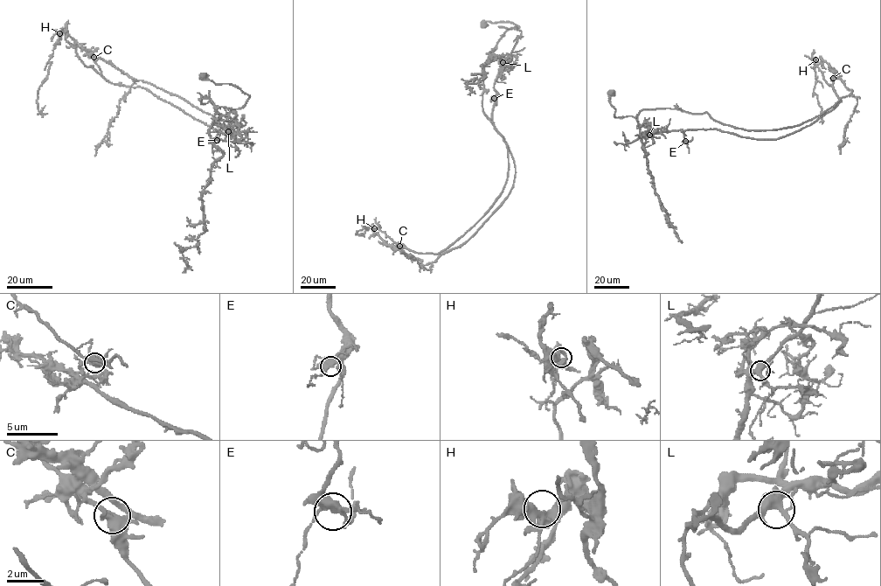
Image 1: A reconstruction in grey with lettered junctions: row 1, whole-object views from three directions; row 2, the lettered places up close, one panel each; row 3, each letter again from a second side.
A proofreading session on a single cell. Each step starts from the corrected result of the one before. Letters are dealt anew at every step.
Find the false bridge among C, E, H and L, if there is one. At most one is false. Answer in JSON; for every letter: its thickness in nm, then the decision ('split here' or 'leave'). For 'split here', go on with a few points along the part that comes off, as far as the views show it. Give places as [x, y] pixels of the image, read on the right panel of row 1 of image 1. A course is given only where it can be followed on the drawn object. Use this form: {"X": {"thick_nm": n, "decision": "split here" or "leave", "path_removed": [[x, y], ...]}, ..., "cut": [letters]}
{"C": {"thick_nm": 400, "decision": "split here", "path_removed": [[833, 78], [837, 105], [809, 125], [777, 139], [710, 129], [662, 131], [627, 143], [613, 141]]}, "E": {"thick_nm": 400, "decision": "leave"}, "H": {"thick_nm": 360, "decision": "leave"}, "L": {"thick_nm": 440, "decision": "leave"}, "cut": ["C"]}

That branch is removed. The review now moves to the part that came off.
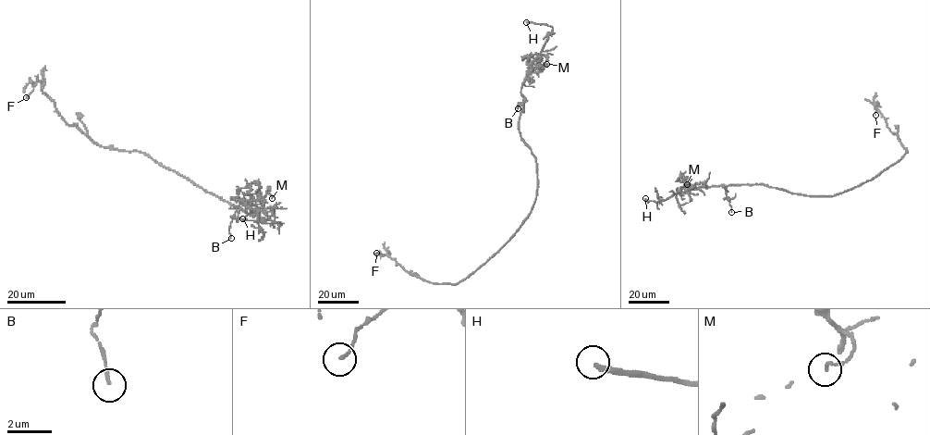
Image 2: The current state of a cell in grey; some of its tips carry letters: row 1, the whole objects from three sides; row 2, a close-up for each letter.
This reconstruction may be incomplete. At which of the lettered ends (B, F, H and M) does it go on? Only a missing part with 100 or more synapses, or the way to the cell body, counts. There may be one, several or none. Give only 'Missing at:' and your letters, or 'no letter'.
Missing at: H

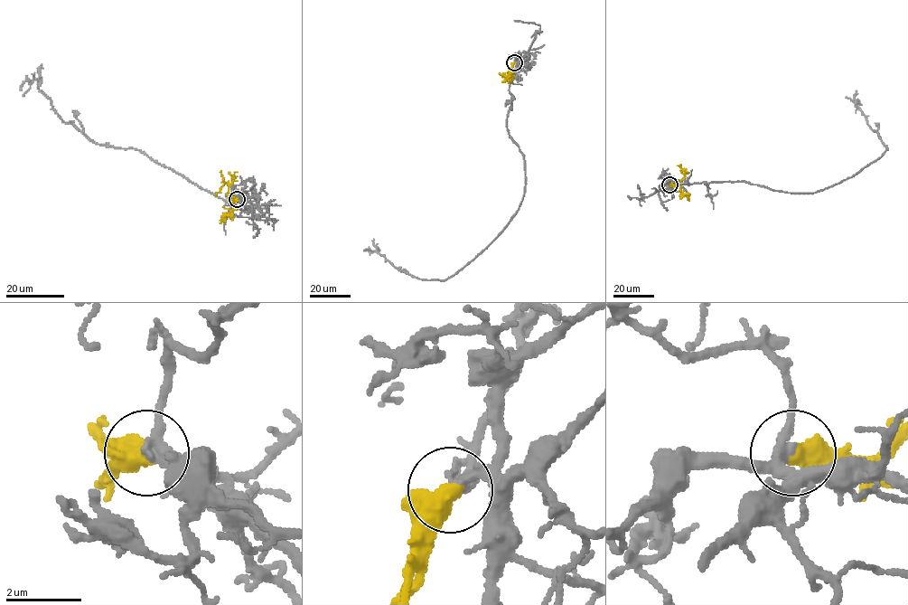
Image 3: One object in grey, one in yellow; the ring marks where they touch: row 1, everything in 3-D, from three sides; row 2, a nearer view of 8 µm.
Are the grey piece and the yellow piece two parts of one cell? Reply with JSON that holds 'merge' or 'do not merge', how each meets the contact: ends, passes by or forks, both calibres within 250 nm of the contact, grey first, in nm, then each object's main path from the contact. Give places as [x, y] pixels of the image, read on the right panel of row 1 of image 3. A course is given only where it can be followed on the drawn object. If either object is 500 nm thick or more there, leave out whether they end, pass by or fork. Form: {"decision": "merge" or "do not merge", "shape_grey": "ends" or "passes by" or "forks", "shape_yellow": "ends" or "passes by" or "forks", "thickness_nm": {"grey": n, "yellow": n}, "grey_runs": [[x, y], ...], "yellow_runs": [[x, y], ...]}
{"decision": "merge", "thickness_nm": {"grey": 280, "yellow": 600}, "grey_runs": [[669, 184], [744, 181], [806, 193], [834, 185], [887, 149], [857, 100], [856, 112]], "yellow_runs": [[669, 184], [680, 181], [686, 173], [679, 182]]}

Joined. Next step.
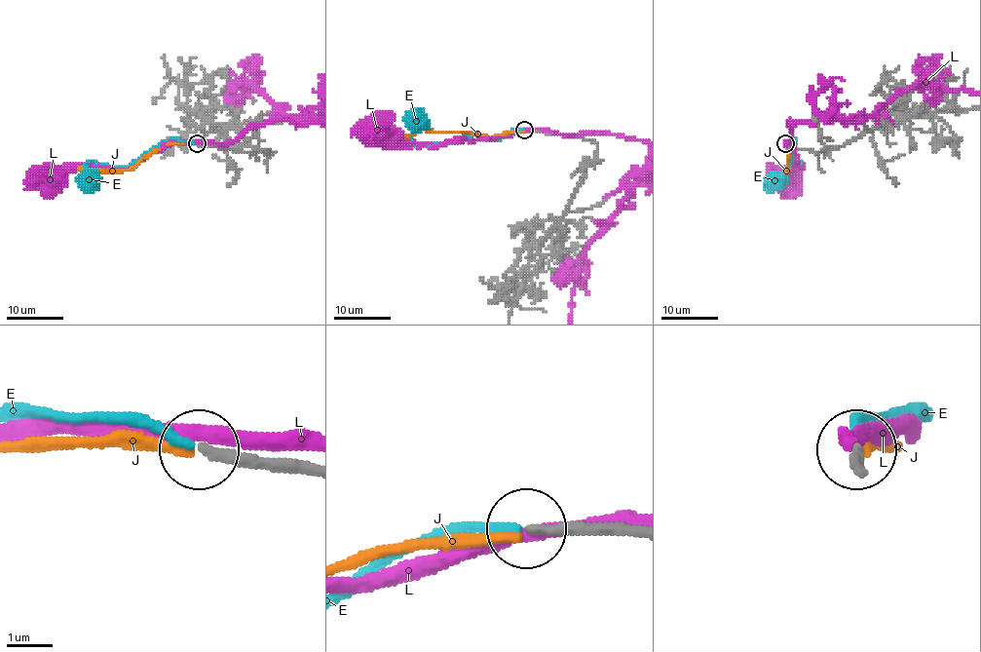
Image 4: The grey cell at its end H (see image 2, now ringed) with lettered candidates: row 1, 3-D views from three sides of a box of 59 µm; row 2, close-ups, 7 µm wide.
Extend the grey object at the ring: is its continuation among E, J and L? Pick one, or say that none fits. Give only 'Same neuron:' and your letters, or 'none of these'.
Same neuron: E

